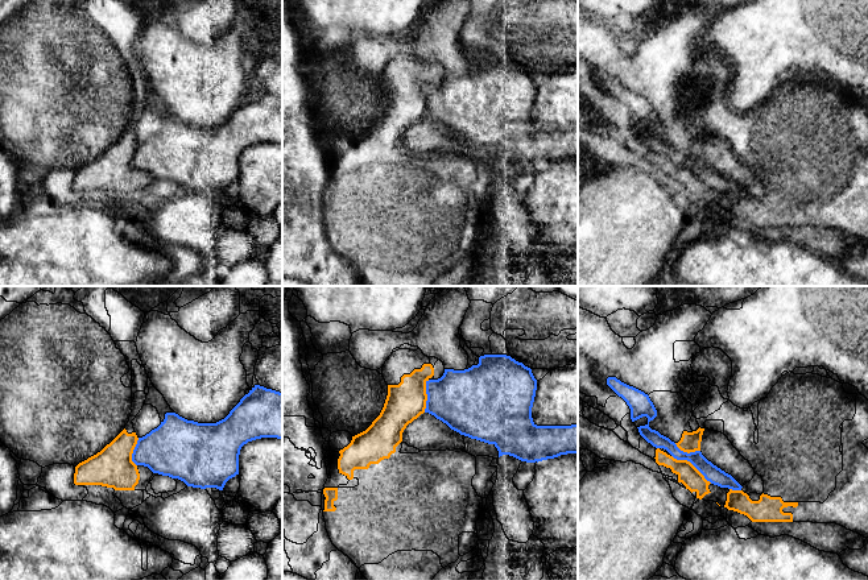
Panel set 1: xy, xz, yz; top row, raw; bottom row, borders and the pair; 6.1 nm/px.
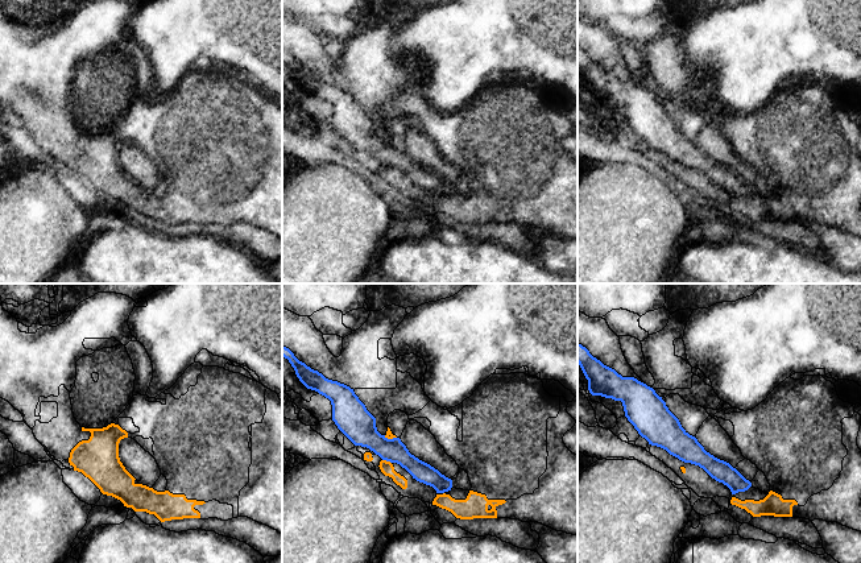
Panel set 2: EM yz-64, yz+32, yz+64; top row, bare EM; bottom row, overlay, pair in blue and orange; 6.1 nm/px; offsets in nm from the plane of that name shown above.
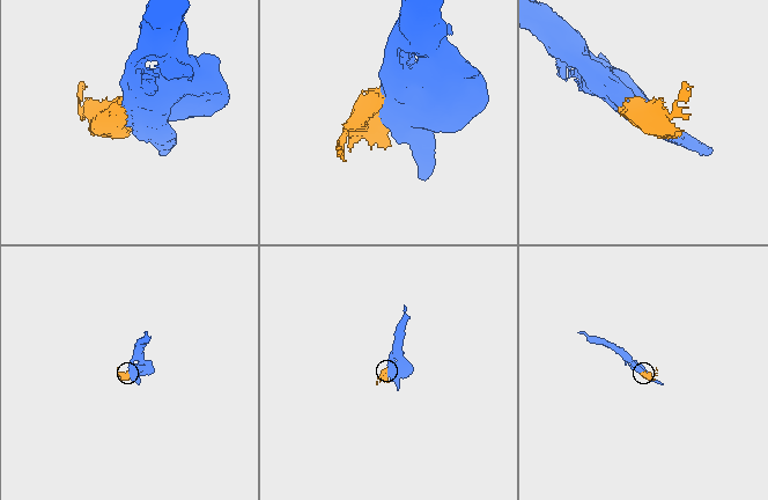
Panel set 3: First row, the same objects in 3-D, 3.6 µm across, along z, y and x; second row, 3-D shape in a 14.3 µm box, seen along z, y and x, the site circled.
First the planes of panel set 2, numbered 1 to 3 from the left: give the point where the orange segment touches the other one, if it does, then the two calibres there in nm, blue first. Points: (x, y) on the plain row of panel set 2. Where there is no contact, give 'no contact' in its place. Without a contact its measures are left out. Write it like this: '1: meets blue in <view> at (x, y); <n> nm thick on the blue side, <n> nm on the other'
1: no contact
2: meets blue in yz+32 at (386, 165); 190 nm thick on the blue side, 80 nm on the other
3: no contact

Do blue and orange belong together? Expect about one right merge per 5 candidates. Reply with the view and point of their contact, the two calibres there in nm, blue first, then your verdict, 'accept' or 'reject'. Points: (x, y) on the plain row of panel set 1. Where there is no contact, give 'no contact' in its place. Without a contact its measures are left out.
yz (691, 168) | 100/120 nm | reject

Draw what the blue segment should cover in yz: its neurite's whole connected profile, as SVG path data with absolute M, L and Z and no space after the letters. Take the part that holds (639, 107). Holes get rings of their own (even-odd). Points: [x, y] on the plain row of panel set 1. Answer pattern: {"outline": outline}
{"outline": "M608 82L607 90L627 107L631 113L632 127L642 121L648 123L648 128L645 130L637 132L640 140L648 148L656 153L666 154L677 165L690 166L711 188L732 195L741 195L743 191L731 179L708 166L700 156L690 158L683 157L669 142L649 132L649 127L657 121L657 115L648 99L621 87L616 82Z"}

